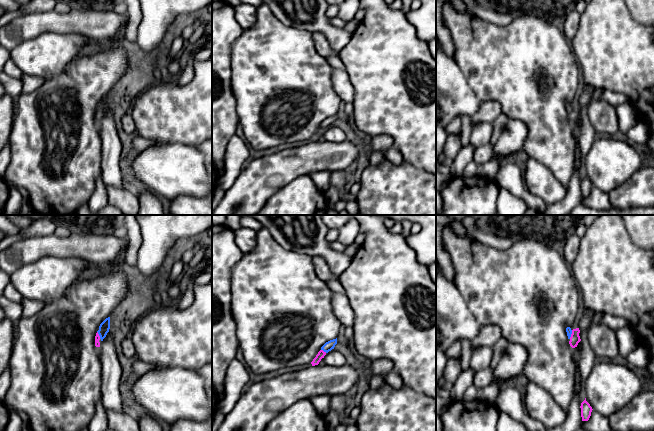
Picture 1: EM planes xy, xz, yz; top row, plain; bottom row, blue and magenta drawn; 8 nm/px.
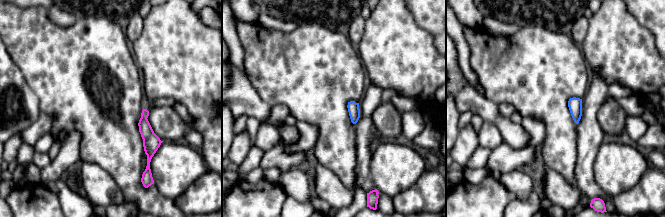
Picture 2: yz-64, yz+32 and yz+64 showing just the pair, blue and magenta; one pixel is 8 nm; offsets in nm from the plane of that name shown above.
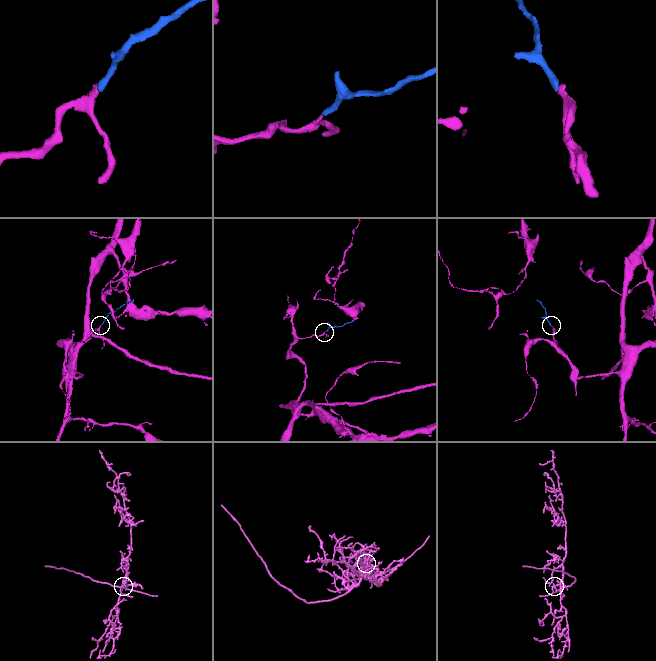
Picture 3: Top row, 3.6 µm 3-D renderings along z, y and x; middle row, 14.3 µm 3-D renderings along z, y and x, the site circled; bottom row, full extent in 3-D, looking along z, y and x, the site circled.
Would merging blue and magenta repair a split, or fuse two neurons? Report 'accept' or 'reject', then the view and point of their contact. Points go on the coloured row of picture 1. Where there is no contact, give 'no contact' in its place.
accept | xy (99, 335)

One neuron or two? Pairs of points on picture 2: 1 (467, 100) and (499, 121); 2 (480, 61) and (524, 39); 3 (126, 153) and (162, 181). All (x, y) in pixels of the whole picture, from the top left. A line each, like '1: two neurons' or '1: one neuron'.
1: one neuron
2: one neuron
3: two neurons

